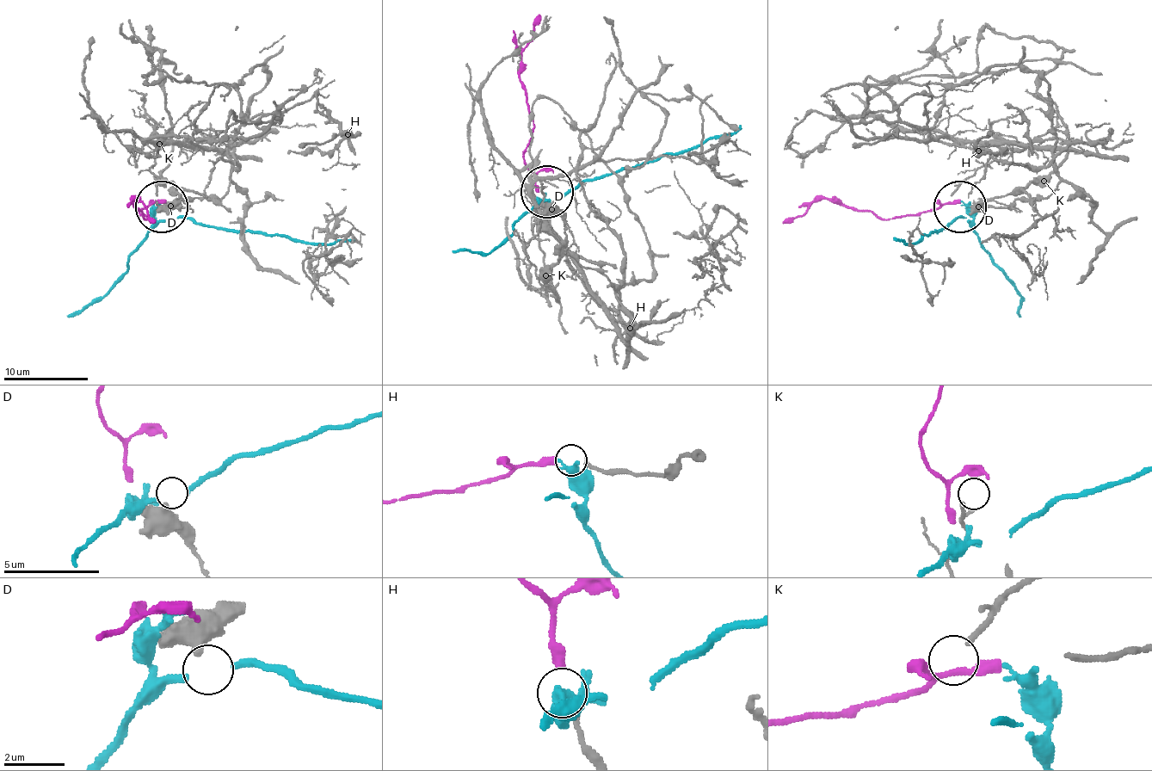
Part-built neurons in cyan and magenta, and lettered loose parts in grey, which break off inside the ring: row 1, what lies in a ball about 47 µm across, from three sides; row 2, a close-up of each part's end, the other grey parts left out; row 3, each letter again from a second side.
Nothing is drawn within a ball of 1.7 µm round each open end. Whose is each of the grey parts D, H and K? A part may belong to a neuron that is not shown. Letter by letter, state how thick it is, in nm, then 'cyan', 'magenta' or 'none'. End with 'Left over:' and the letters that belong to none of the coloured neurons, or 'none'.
D: calibre 460 nm; none
H: calibre 170 nm; magenta
K: calibre 180 nm; none
Left over: D, K

